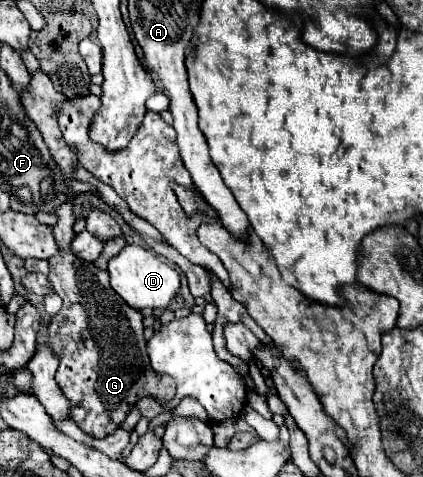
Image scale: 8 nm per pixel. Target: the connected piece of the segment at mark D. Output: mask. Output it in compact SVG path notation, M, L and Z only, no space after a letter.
M126 245L116 257L112 257L108 261L108 273L112 289L134 309L166 309L180 293L178 271L140 245Z

